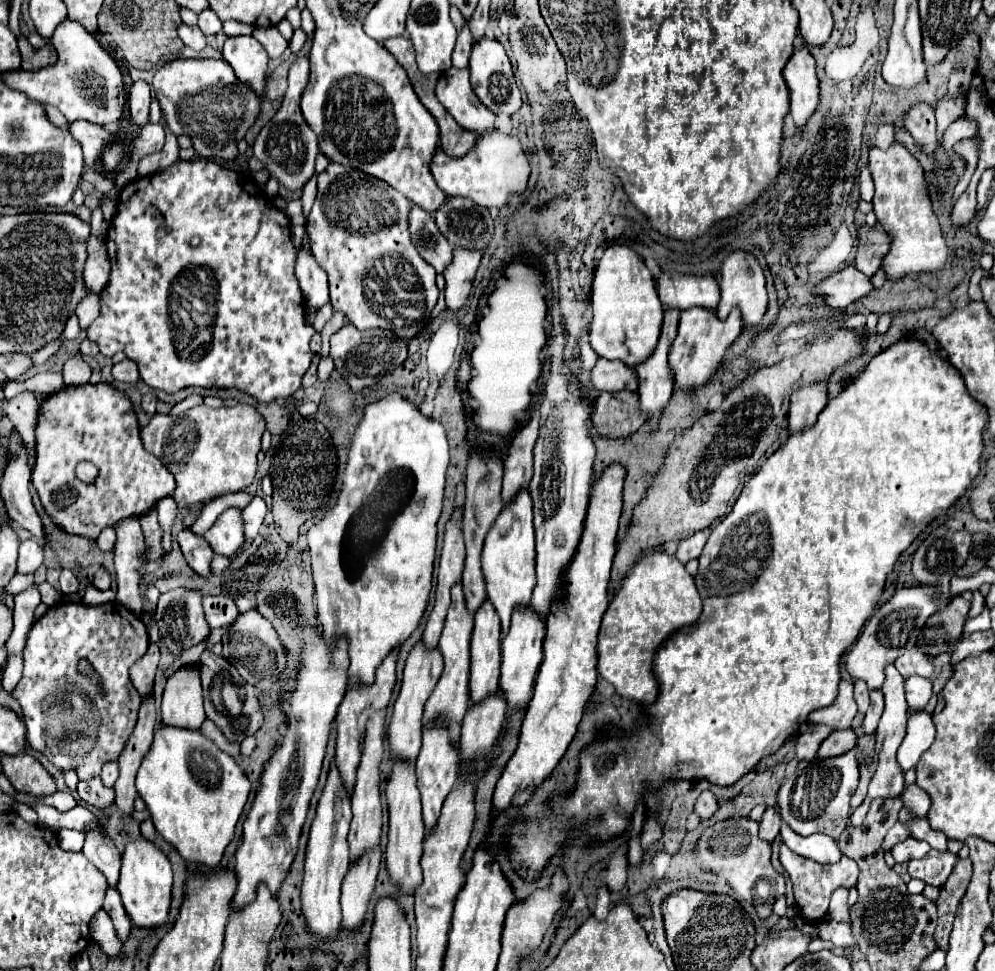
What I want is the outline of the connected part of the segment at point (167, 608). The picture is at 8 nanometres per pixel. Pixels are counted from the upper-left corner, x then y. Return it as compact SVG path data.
M177 587L177 589L171 589L167 593L163 593L159 597L159 603L157 603L157 625L159 625L159 633L161 637L165 639L167 647L179 655L183 653L185 647L189 645L197 645L201 643L209 633L211 633L211 627L205 619L205 613L203 613L203 593L201 591L195 591L195 589L185 589L185 587Z

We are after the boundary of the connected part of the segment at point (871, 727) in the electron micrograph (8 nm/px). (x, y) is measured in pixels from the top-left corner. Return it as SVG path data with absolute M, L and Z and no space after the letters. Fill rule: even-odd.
M871 691L871 705L865 713L863 733L873 733L877 729L881 713L883 713L883 693L881 691Z

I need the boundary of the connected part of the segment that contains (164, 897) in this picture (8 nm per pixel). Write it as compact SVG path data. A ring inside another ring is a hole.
M145 837L127 841L125 851L121 855L121 877L117 883L117 891L121 893L125 911L129 913L135 925L153 929L165 923L171 903L171 885L173 885L173 877L171 877L171 863L167 855L153 841Z

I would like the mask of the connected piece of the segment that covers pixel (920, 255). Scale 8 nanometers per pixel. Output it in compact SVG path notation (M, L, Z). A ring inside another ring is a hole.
M893 141L889 149L871 147L869 169L875 181L873 211L891 235L891 253L883 261L885 277L897 281L911 273L943 269L947 245L941 235L939 221L931 209L931 199L925 189L925 175L919 161L901 143Z

